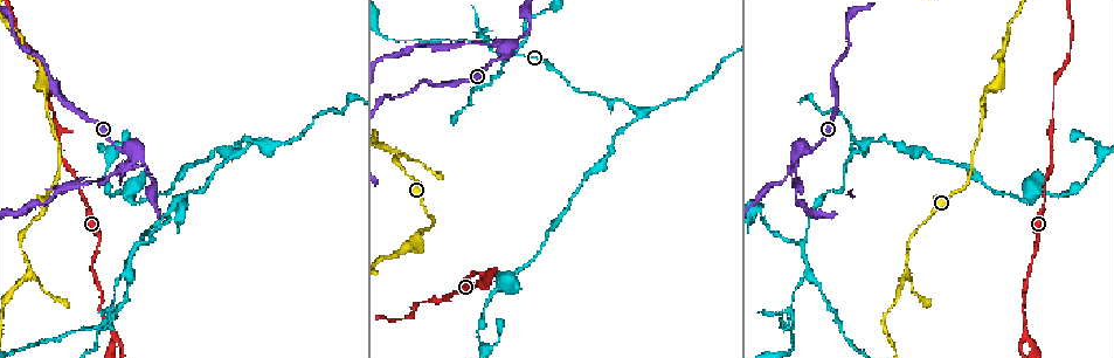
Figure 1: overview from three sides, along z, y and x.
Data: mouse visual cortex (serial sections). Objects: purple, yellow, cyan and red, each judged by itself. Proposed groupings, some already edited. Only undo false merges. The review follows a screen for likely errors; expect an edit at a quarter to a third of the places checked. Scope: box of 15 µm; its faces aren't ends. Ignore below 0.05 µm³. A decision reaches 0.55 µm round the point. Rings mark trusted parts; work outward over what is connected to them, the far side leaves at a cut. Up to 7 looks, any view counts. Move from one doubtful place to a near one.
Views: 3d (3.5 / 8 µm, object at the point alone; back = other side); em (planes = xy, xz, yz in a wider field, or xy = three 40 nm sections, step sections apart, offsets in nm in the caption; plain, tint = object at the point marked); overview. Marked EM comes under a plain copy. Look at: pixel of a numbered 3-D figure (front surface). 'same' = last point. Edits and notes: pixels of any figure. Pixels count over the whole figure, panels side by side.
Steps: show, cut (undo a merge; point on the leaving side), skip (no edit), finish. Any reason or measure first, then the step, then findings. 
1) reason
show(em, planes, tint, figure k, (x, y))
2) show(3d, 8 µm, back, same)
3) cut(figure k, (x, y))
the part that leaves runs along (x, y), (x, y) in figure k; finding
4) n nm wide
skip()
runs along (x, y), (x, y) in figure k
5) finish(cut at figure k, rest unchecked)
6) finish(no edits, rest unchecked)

arms part here
show(3d, 3.5 µm, back, figure 1, (908, 269))

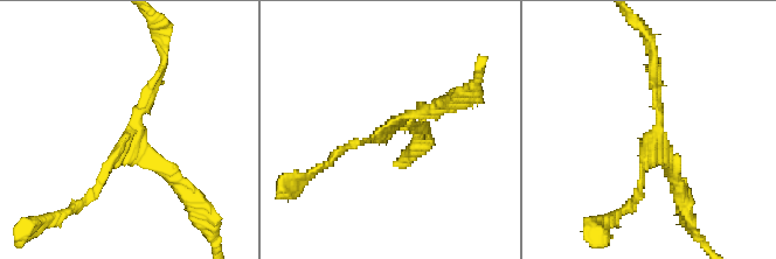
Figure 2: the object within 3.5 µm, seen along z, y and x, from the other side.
now the EM
show(em, xy, step 5, tint, figure 2, (659, 134))

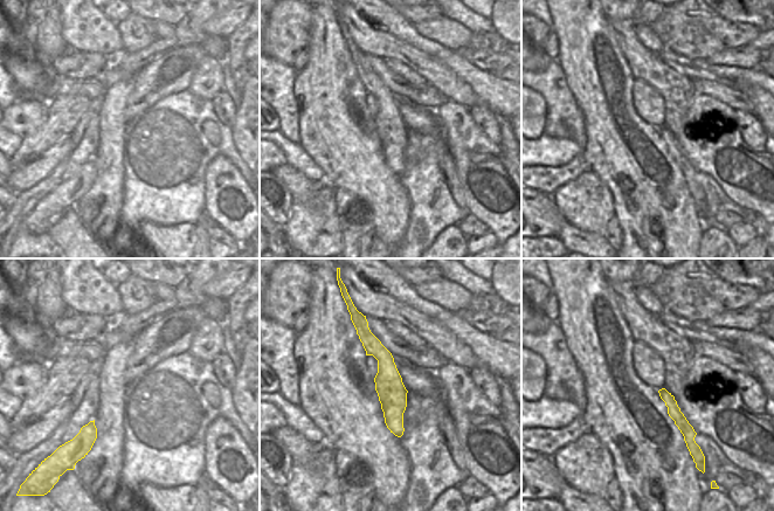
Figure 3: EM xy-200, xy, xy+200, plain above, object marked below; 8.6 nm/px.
skip()
runs along (367, 333), (385, 358), (399, 433) in figure 3; all the same cell

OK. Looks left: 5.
side arm on a straight run
show(3d, 8 µm, figure 1, (128, 267))

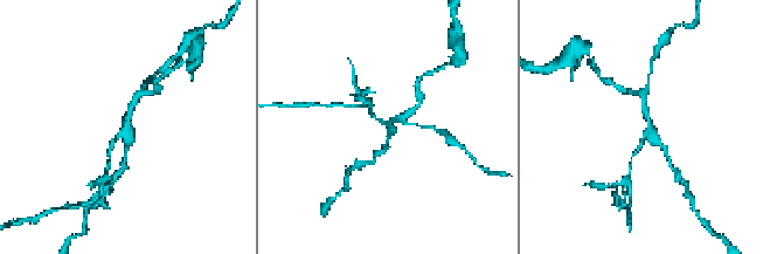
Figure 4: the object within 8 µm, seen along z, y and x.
show(3d, 3.5 µm, figure 4, (651, 129))

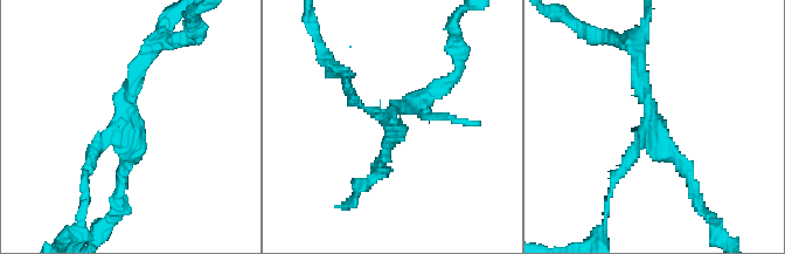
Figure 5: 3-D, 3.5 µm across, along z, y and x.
need the tissue
show(em, xy, step 2, tint, figure 5, (653, 117))

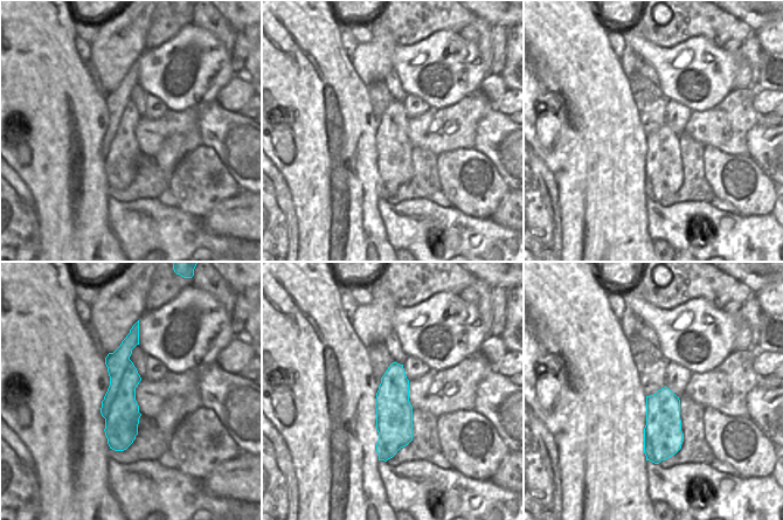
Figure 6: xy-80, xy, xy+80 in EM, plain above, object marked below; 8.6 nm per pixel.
320 nm wide
cut(figure 5, (394, 122))
a second cell is stuck on

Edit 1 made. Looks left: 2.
abrupt turn
show(3d, 8 µm, back, figure 1, (793, 154))

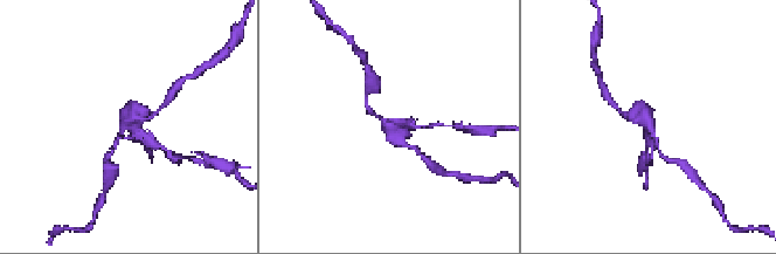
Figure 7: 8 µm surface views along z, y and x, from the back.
3 arms; arms of 150, 150, 200 nm; shape alone is not enough
show(em, xy, step 2, tint, figure 7, (651, 126))

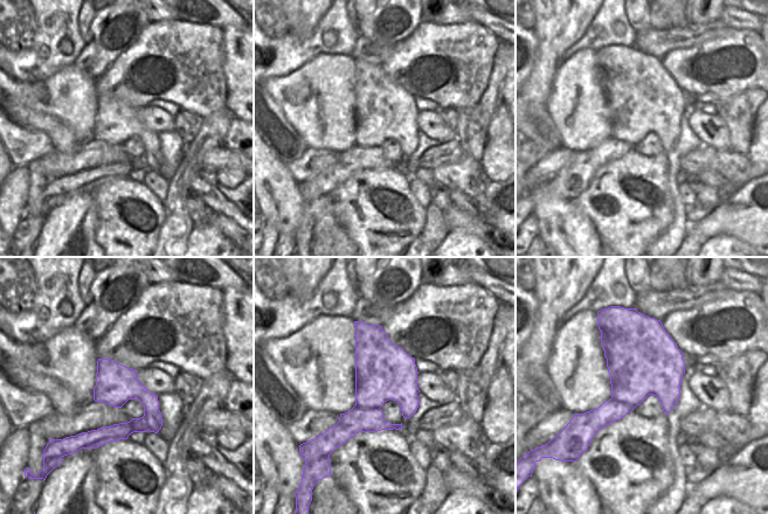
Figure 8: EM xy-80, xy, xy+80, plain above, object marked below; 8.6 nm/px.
cut(figure 7, (152, 145))
border along (355, 404), (362, 408), (379, 409) in figure 8; two cells meet here

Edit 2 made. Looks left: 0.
finish(cut at figure 5, cut at figure 7, rest unchecked)

